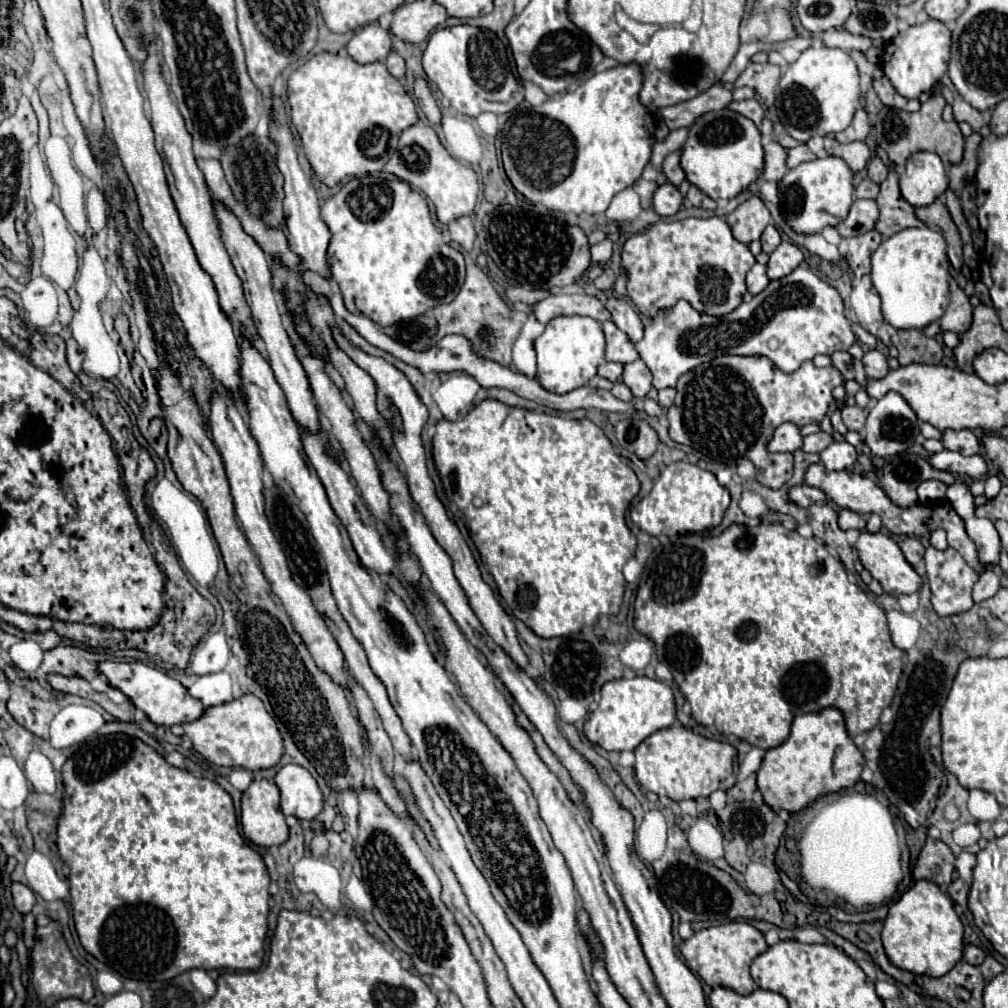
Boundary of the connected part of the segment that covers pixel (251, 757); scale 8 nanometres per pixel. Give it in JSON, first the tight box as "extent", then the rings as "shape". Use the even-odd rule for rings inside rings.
{"extent":[184,694,284,770],"shape":[[[246,694],[232,702],[208,708],[202,718],[186,722],[184,732],[192,740],[192,746],[216,766],[262,770],[276,766],[284,754],[284,740],[278,732],[278,726],[274,718],[266,712],[262,700],[254,694]]]}

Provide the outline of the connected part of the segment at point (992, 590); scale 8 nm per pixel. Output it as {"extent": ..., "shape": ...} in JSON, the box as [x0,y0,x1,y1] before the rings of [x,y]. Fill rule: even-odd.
{"extent":[972,568,1000,602],"shape":[[[986,568],[984,574],[980,574],[978,582],[972,588],[974,602],[982,602],[986,598],[992,598],[1000,590],[1000,578],[994,574],[992,568]]]}

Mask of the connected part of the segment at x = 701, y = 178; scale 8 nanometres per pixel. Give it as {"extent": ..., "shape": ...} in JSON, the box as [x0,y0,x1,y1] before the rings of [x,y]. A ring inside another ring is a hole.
{"extent":[682,108,764,200],"shape":[[[728,108],[708,112],[690,126],[690,136],[682,148],[682,168],[686,178],[712,200],[734,198],[756,182],[764,170],[760,130],[752,120]]]}

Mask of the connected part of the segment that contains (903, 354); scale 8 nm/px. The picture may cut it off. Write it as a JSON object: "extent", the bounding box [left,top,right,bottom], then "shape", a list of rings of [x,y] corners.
{"extent":[892,330,942,364],"shape":[[[898,330],[892,336],[892,344],[898,348],[898,362],[908,364],[940,364],[942,346],[928,338],[922,330]]]}

